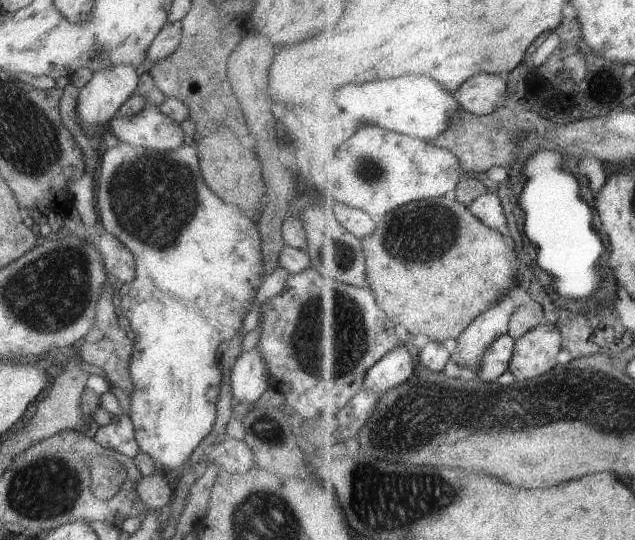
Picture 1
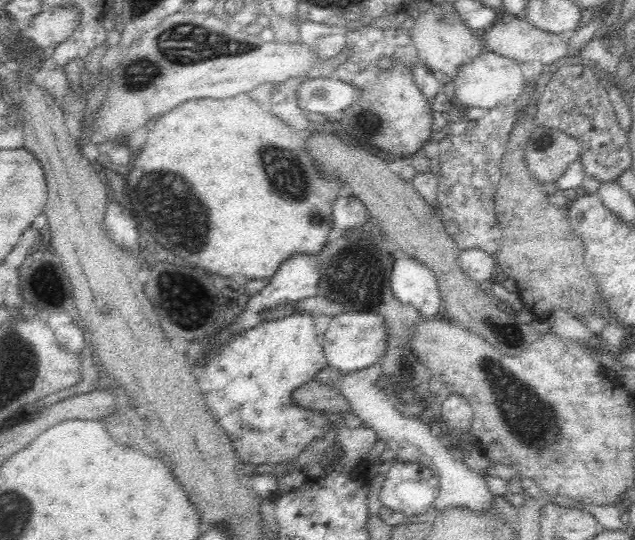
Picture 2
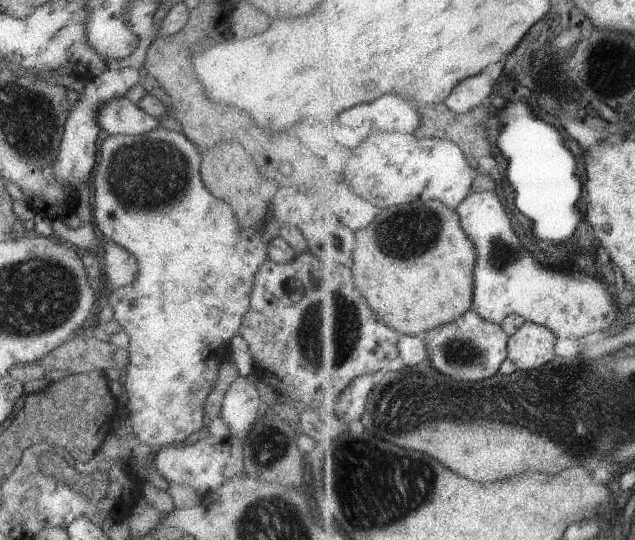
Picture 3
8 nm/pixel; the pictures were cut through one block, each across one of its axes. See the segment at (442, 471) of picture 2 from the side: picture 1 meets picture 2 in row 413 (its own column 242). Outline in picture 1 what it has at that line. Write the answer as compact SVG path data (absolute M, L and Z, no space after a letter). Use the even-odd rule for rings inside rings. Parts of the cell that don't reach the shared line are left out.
M255 347L240 353L228 378L233 397L241 402L257 401L270 386L268 366Z

